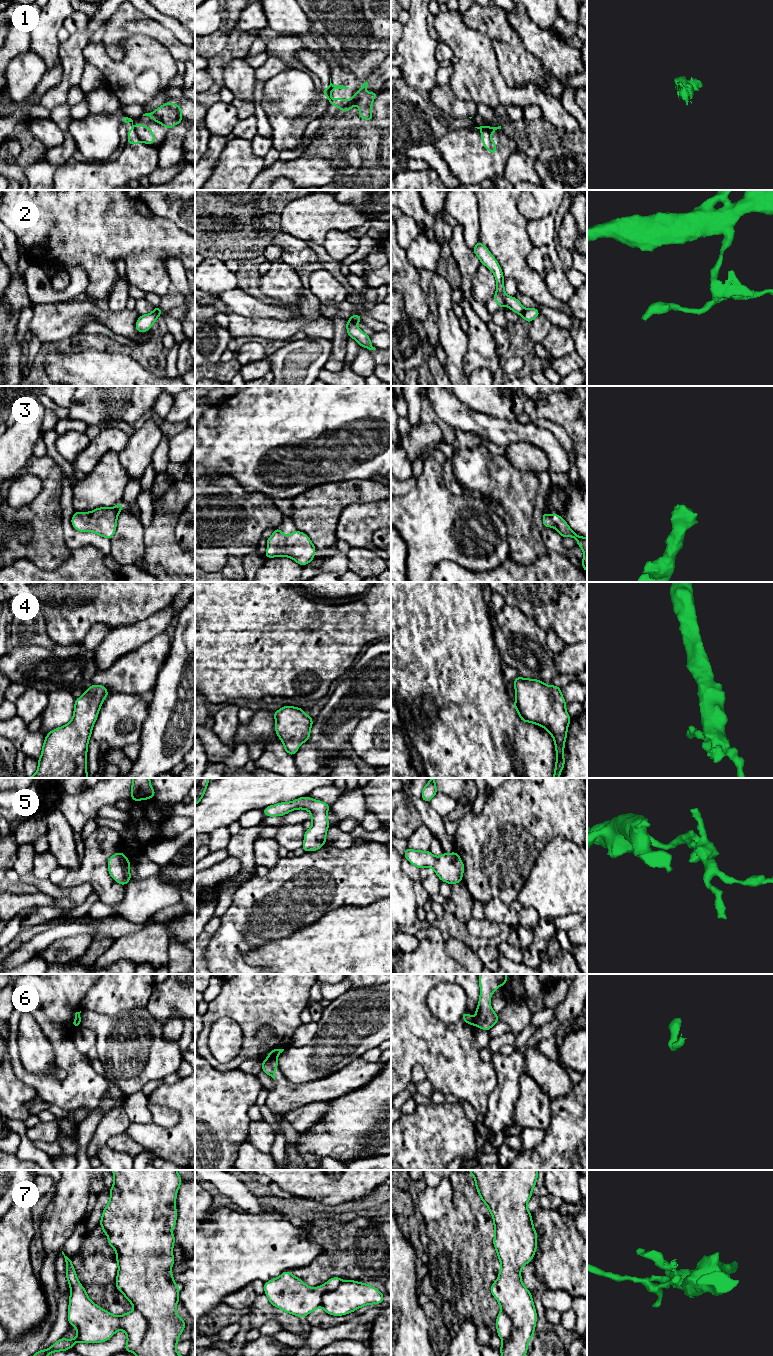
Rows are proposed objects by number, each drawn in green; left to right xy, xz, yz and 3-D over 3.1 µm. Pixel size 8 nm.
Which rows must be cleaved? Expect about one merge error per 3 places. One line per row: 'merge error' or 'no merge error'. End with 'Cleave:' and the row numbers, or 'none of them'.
1: merge error
2: merge error
3: no merge error
4: no merge error
5: no merge error
6: merge error
7: merge error
Cleave: 1, 2, 6, 7

